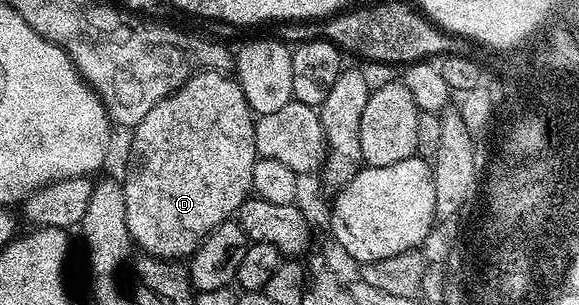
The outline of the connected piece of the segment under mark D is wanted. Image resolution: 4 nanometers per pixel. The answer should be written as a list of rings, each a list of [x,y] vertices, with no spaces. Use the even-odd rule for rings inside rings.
[[[201,69],[183,83],[173,95],[166,96],[142,121],[136,124],[132,135],[132,156],[128,159],[128,172],[122,178],[124,196],[126,197],[126,225],[130,229],[133,244],[143,254],[153,255],[155,259],[170,259],[184,261],[191,257],[202,245],[202,241],[218,225],[229,222],[239,212],[244,200],[249,198],[252,191],[252,174],[258,158],[256,154],[256,119],[254,112],[247,103],[246,97],[237,80],[231,74],[220,69]]]

